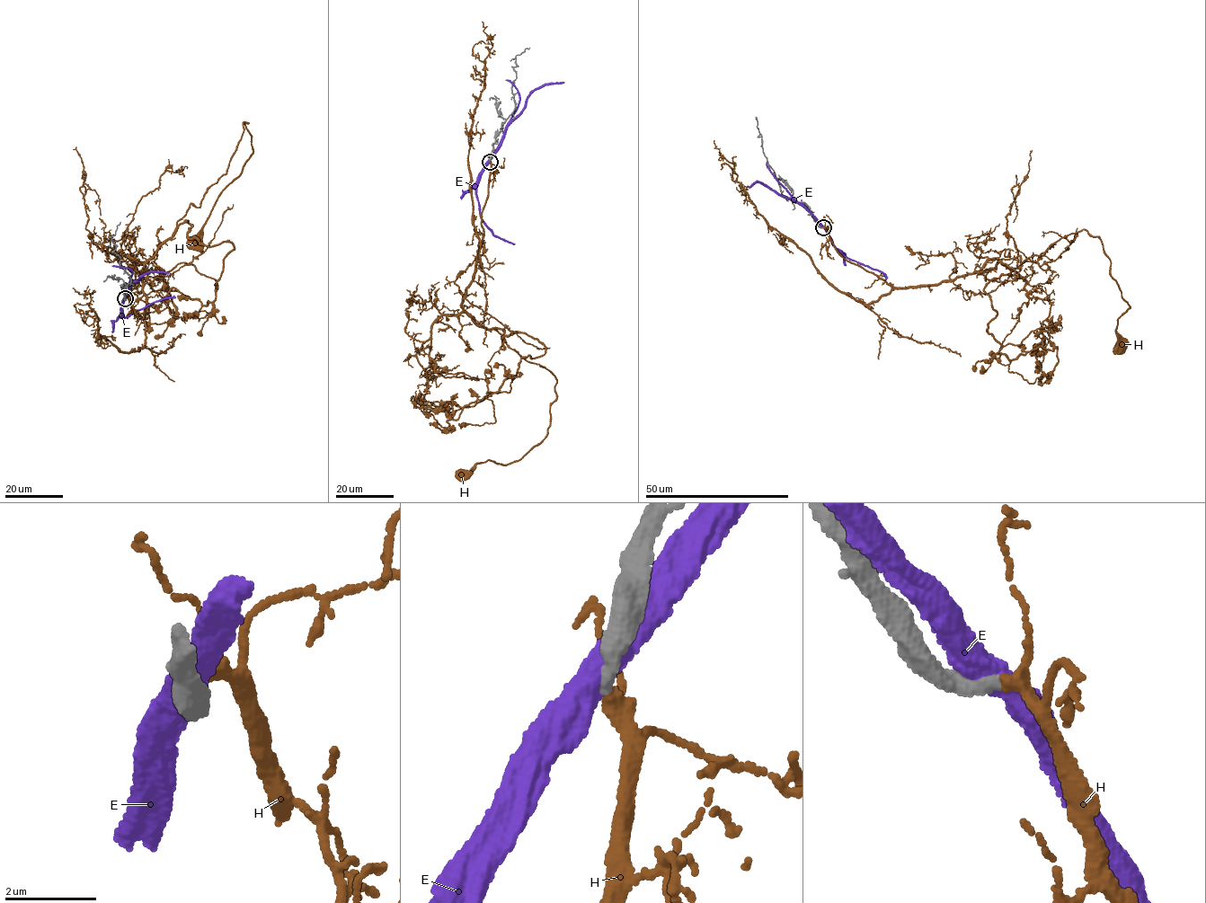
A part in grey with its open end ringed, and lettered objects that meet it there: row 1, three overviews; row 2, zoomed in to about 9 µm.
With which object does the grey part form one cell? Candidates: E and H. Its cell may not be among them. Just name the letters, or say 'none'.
H

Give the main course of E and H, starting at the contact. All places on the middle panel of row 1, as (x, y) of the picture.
E: (490, 160), (504, 129), (522, 110), (527, 99), (545, 84), (563, 82)
H: (490, 162), (483, 239), (463, 311), (554, 376), (556, 394), (545, 437), (518, 460), (487, 460), (464, 472)

